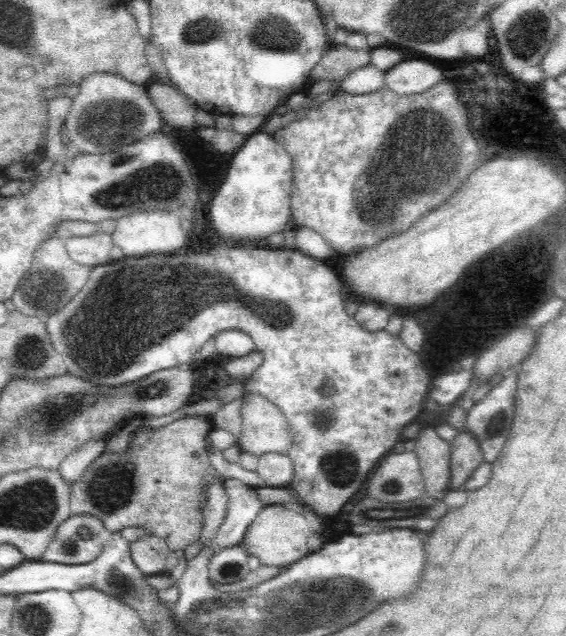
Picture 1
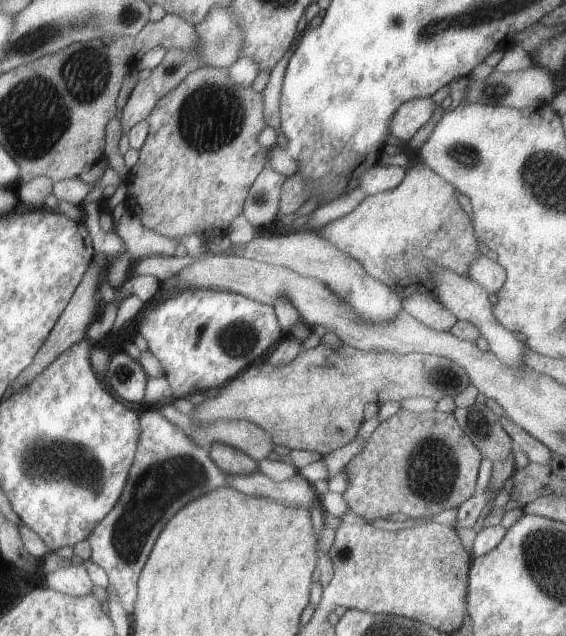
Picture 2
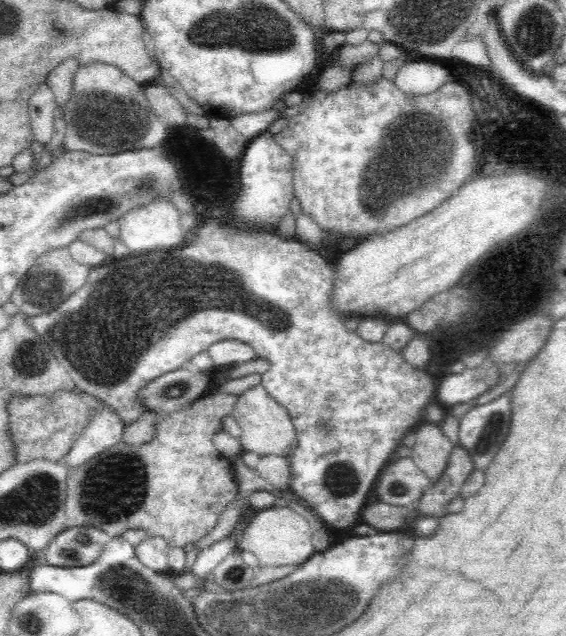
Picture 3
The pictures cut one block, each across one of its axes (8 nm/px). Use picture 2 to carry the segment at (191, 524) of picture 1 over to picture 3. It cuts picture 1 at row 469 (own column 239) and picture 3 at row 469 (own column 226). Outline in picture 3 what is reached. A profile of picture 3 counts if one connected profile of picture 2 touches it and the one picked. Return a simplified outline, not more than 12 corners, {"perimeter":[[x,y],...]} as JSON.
{"perimeter":[[236,395],[67,472],[65,528],[193,545],[239,492]]}

